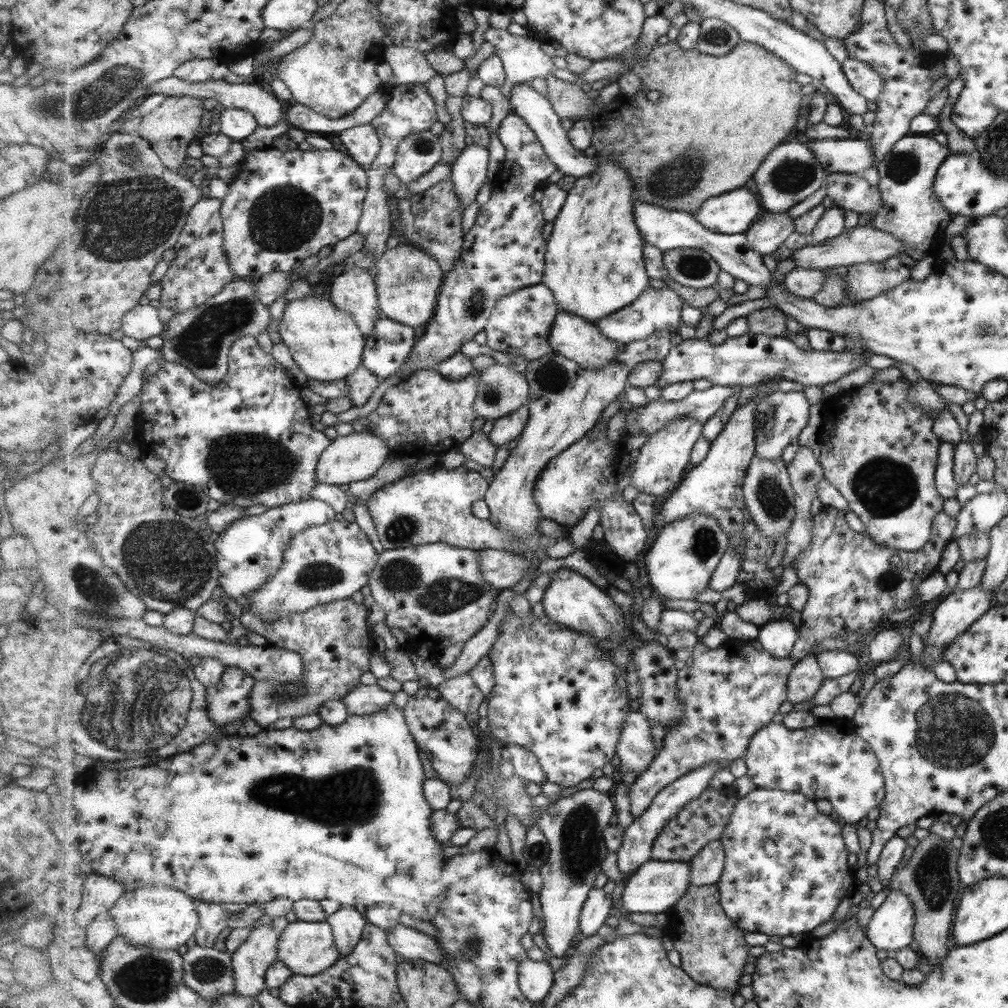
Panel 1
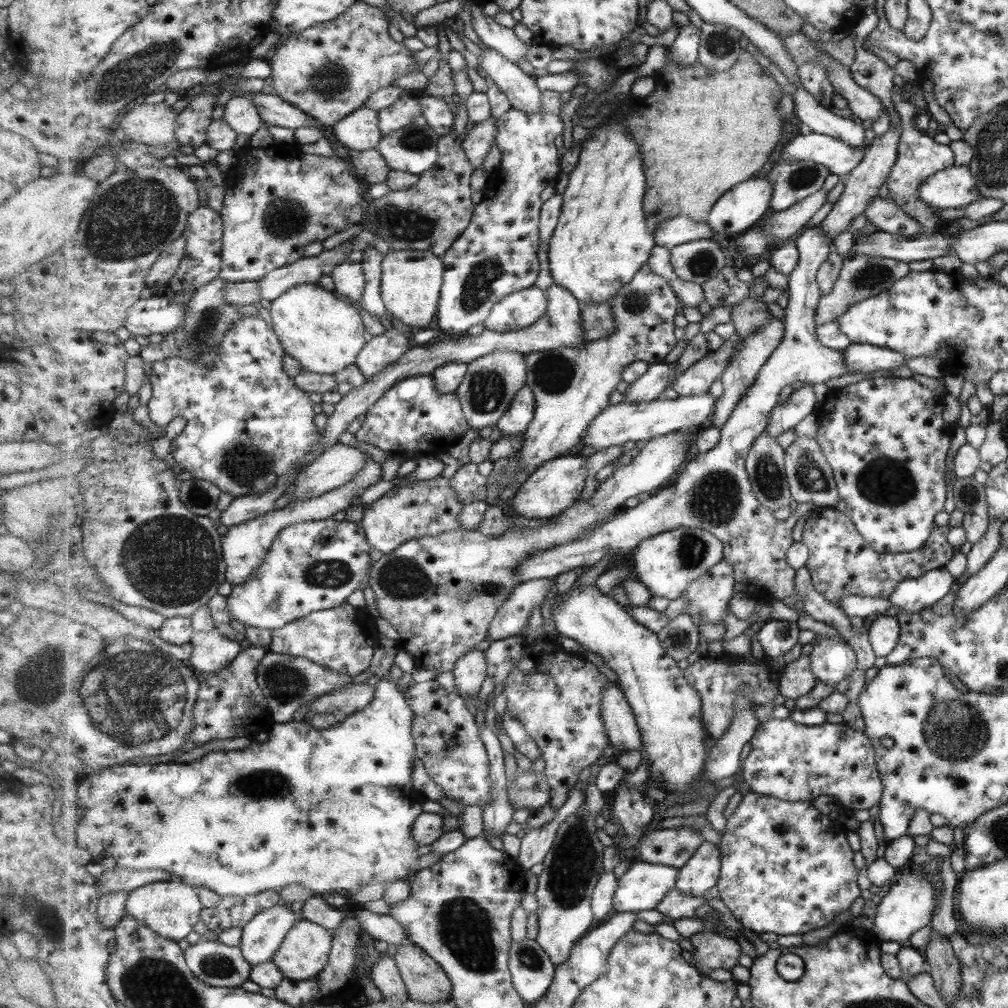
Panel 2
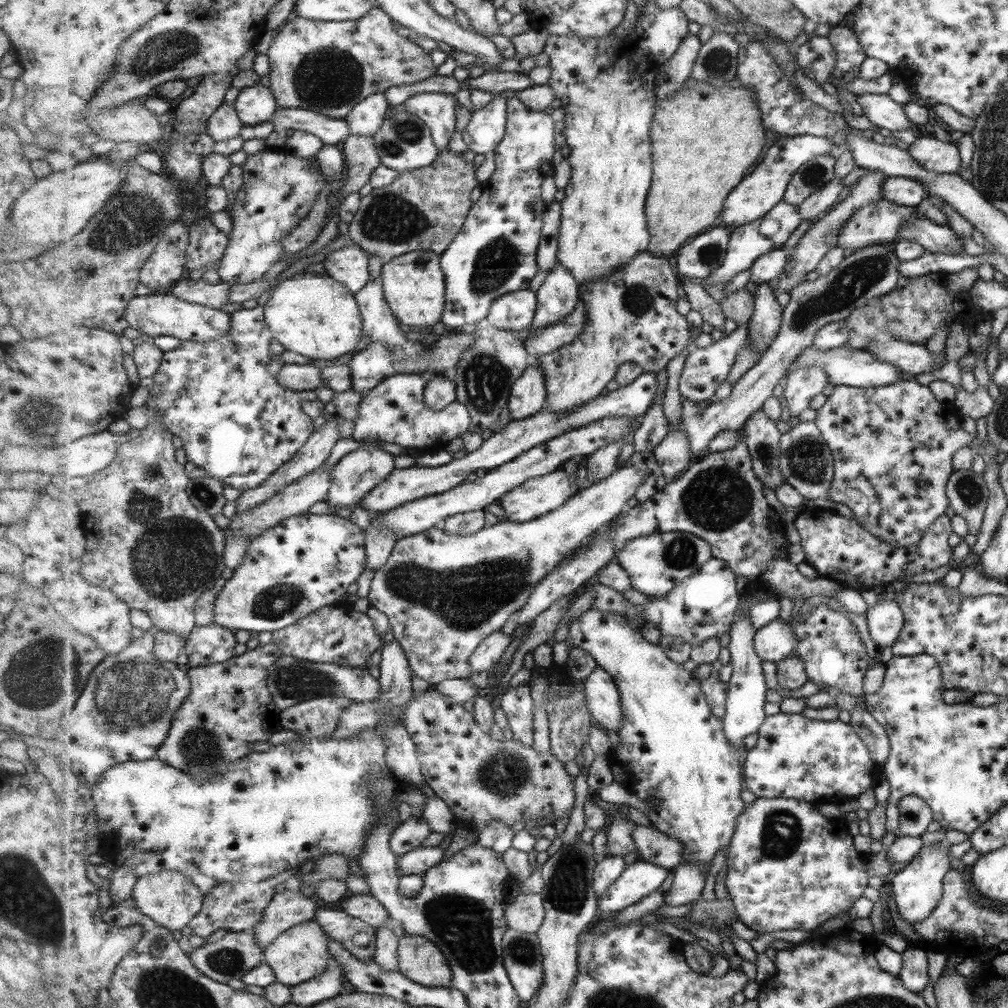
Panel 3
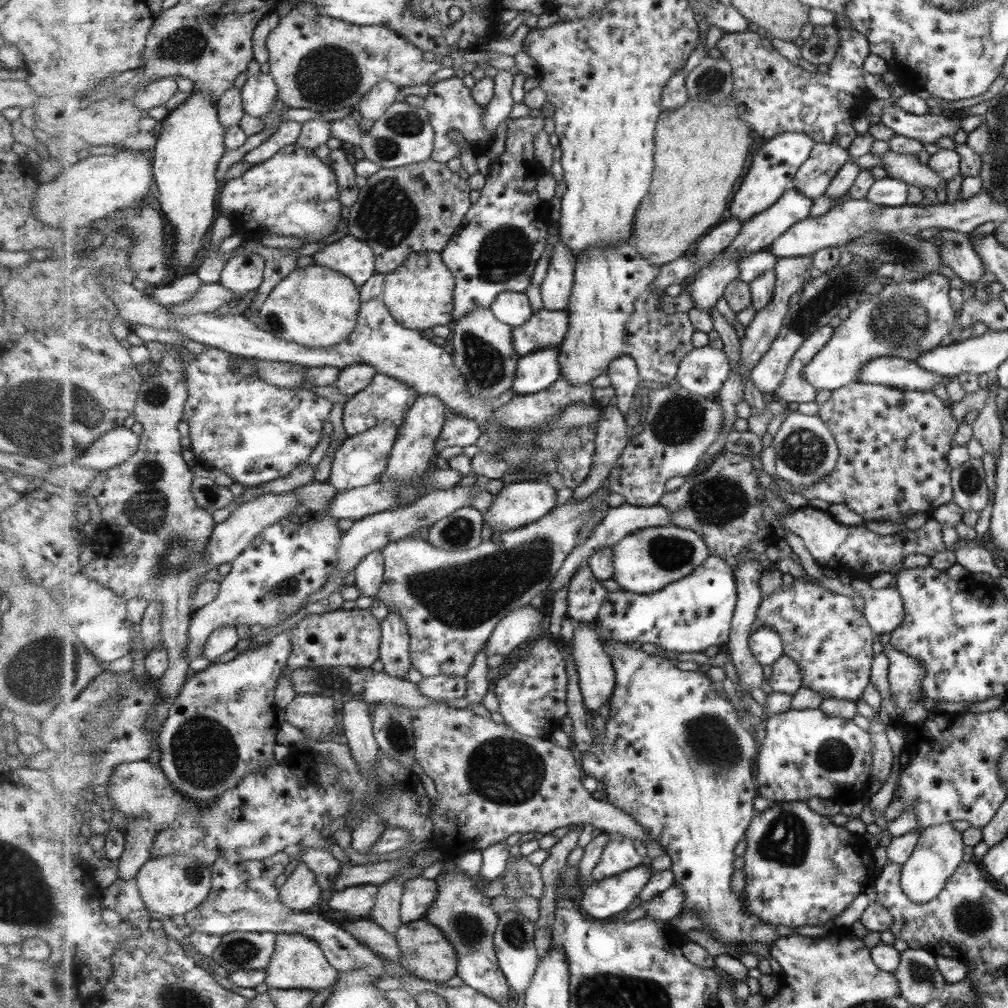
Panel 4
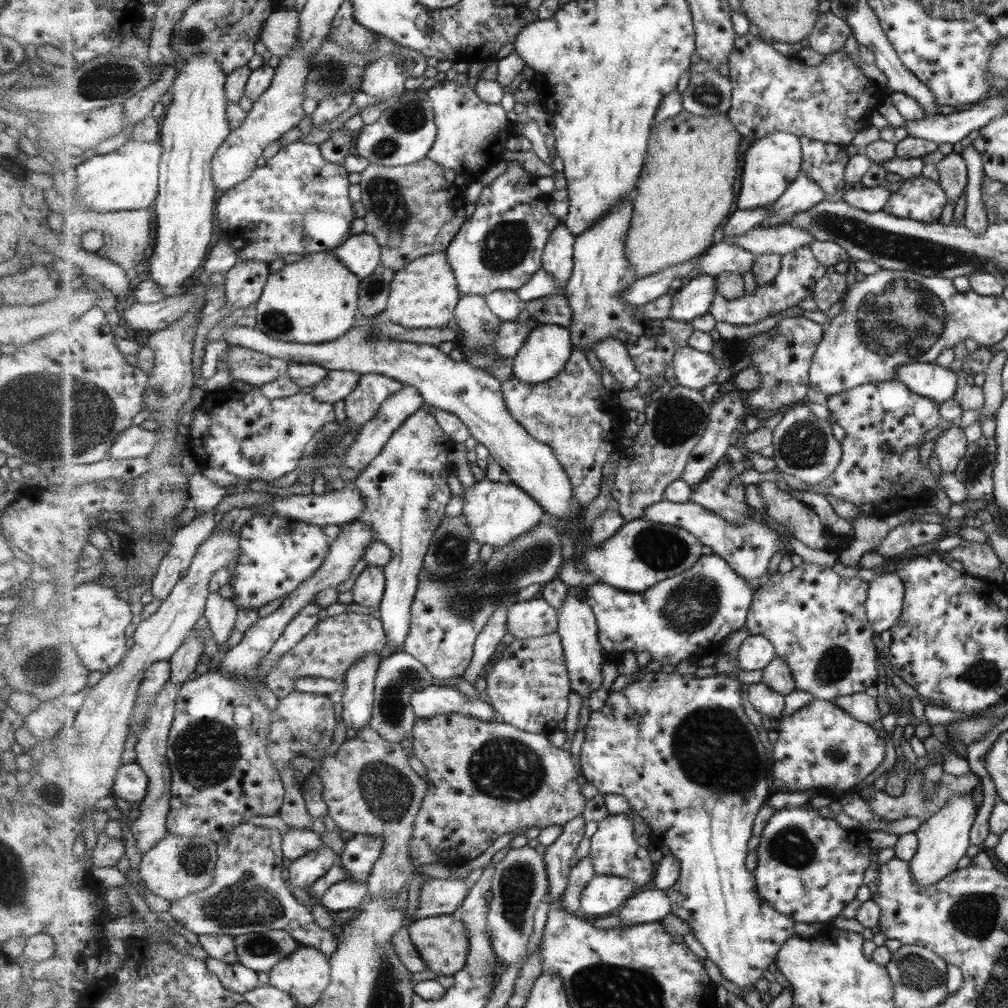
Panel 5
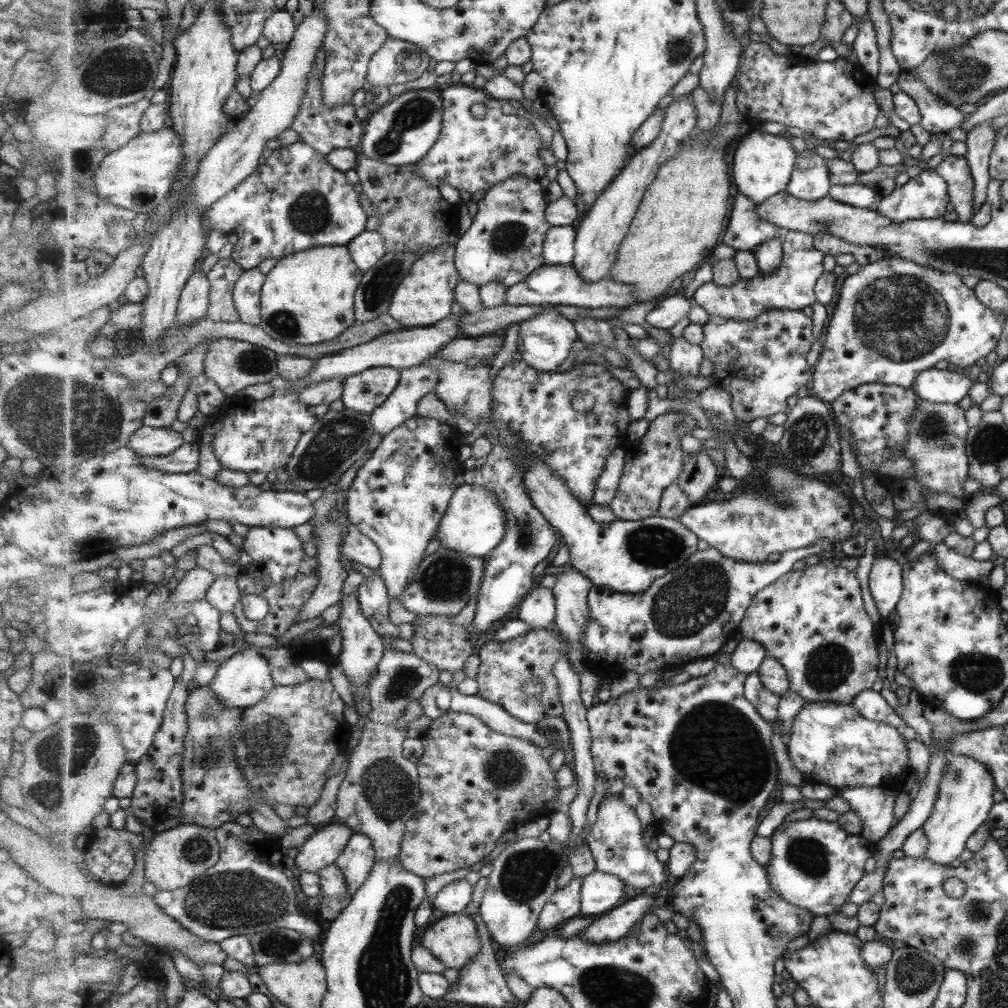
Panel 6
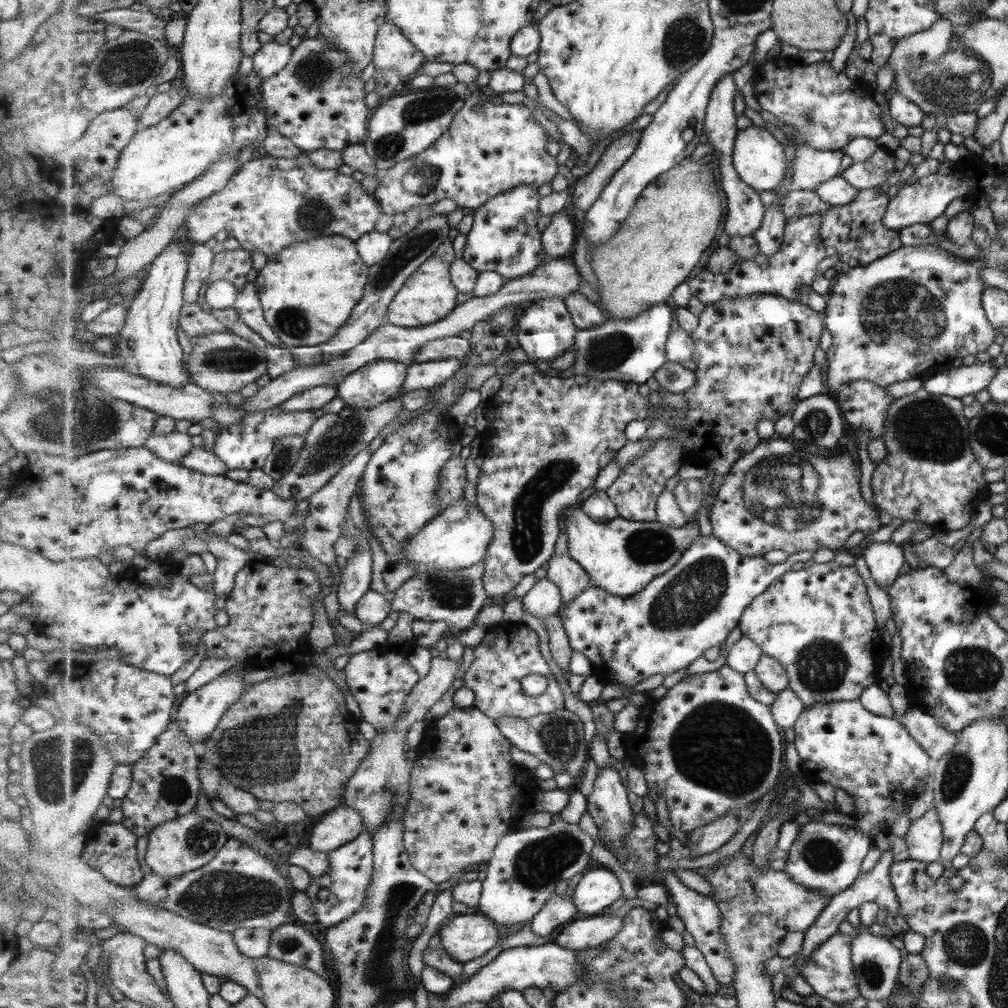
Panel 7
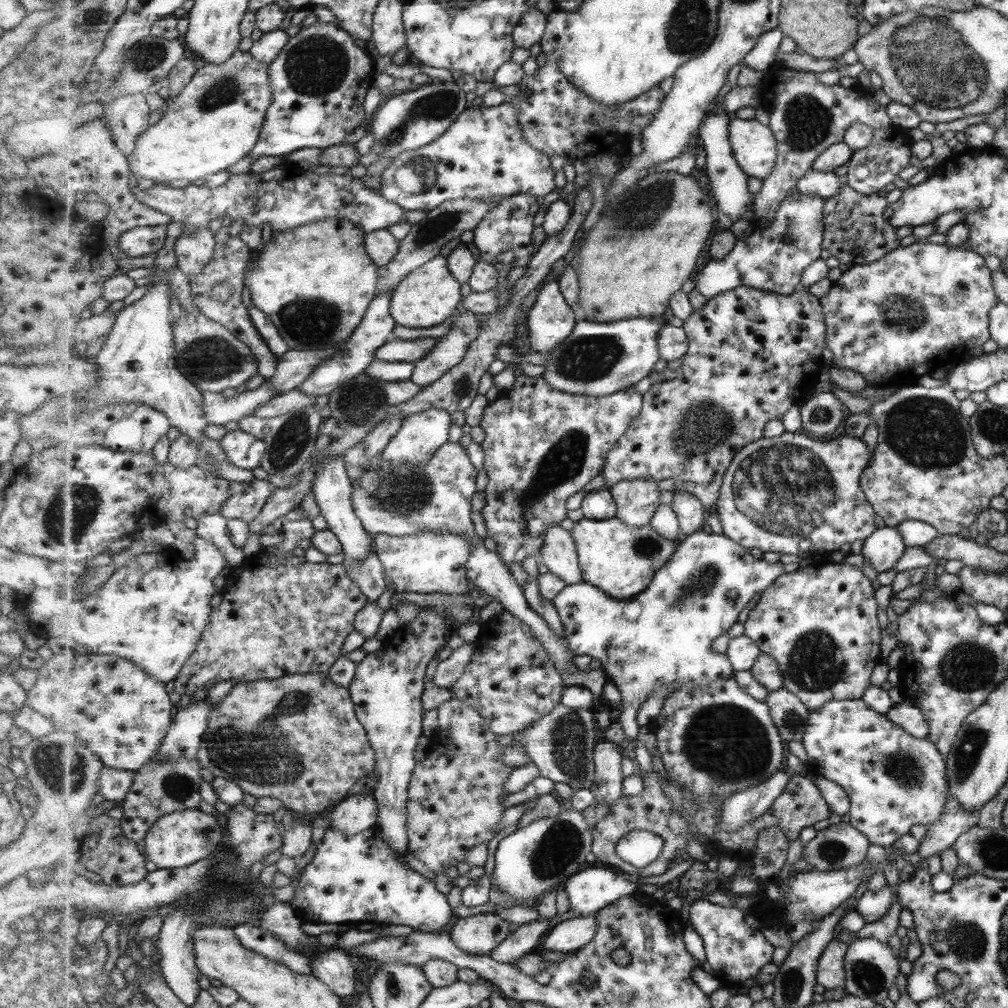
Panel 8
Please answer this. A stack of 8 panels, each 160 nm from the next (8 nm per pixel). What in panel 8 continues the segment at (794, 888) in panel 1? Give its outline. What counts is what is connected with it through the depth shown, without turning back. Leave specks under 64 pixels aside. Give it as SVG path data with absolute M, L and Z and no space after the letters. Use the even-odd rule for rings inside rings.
M840 821L837 824L823 824L817 827L814 839L811 839L804 848L802 856L814 870L831 872L844 868L855 868L867 860L867 838L861 830L857 830L850 822Z

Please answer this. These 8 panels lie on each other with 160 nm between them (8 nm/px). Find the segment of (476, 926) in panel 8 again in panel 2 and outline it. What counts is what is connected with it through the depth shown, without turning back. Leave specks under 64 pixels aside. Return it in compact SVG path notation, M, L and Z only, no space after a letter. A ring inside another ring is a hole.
M413 941L397 948L394 959L410 999L422 1004L452 1001L453 986L443 967Z

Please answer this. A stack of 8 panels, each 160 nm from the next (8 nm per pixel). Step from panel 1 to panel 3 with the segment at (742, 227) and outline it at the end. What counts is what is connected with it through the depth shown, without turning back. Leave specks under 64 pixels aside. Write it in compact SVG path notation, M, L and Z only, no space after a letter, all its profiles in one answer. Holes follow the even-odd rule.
M813 135L779 137L779 142L775 142L768 149L759 166L743 182L740 182L726 198L723 205L721 224L734 229L764 218L766 214L769 214L775 206L784 200L793 174L796 174L813 159L824 154L830 154L830 152L837 156L841 150L841 146L837 146L836 142L827 137Z

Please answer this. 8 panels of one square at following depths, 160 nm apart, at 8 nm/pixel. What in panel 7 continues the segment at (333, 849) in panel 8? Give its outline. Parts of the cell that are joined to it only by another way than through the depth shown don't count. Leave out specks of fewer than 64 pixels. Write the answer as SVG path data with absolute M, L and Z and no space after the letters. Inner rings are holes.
M363 831L353 842L329 853L330 871L326 876L314 879L314 884L305 894L310 898L317 922L334 927L355 914L365 904L368 888L374 873L374 835ZM327 886L329 894L325 900L319 898L320 888Z

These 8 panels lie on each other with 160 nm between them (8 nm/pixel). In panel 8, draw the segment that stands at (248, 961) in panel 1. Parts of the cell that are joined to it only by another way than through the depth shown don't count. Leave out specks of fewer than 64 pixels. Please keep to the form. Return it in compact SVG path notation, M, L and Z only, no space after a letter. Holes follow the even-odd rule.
M357 789L344 802L339 803L329 814L328 827L355 836L375 829L379 805L374 795Z

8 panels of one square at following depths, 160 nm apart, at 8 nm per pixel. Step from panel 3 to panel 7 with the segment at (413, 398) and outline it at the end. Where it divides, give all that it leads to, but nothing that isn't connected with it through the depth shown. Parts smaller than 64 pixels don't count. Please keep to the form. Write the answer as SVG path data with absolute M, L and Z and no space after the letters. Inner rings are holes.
M377 360L348 374L338 384L338 396L350 408L372 409L395 398L407 378L409 364Z

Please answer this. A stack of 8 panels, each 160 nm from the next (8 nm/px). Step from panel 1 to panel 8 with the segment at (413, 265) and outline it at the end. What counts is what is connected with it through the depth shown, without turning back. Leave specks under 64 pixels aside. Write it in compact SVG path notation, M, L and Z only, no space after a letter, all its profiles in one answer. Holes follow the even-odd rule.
M439 255L403 279L392 294L391 315L399 326L433 328L456 314L461 298L461 283L453 276L448 257Z

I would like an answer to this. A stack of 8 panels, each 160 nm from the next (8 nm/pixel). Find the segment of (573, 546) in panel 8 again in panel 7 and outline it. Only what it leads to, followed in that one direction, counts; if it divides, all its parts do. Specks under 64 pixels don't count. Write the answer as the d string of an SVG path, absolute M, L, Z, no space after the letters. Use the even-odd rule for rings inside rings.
M569 552L563 556L553 556L546 566L547 578L561 590L562 603L568 606L592 586L590 575L571 558Z

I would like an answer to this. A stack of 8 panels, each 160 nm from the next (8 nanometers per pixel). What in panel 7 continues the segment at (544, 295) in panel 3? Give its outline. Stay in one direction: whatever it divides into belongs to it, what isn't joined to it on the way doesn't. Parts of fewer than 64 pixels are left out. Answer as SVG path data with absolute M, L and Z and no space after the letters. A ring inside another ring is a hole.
M561 211L555 213L553 222L542 231L542 243L551 260L571 256L575 240L577 240L575 224Z

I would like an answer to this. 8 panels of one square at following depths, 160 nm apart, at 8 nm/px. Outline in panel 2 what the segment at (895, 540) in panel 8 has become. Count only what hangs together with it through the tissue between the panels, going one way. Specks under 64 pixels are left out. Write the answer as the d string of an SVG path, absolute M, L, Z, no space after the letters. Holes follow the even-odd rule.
M879 615L867 631L869 645L877 658L887 657L897 643L900 628L896 619L887 615Z

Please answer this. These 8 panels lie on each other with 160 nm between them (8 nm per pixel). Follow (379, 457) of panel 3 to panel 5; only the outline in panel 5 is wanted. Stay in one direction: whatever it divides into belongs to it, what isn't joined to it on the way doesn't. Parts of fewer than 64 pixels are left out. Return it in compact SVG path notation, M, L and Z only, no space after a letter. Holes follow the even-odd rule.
M405 384L397 394L394 394L382 404L381 410L379 410L377 416L371 422L361 427L358 439L347 451L348 455L345 457L344 465L351 468L351 470L356 470L358 474L363 472L379 456L379 453L385 446L387 446L393 433L402 428L403 423L410 416L413 416L417 409L423 406L425 406L425 401L421 393L416 388Z

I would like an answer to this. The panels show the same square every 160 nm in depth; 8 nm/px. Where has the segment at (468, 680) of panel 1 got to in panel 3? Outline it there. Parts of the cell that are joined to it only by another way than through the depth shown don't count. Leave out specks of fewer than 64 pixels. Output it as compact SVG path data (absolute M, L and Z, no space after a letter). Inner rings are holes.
M497 631L487 637L471 657L470 666L472 666L472 672L491 671L493 666L501 661L501 656L505 654L505 650L514 640L514 636L515 634L507 635Z

